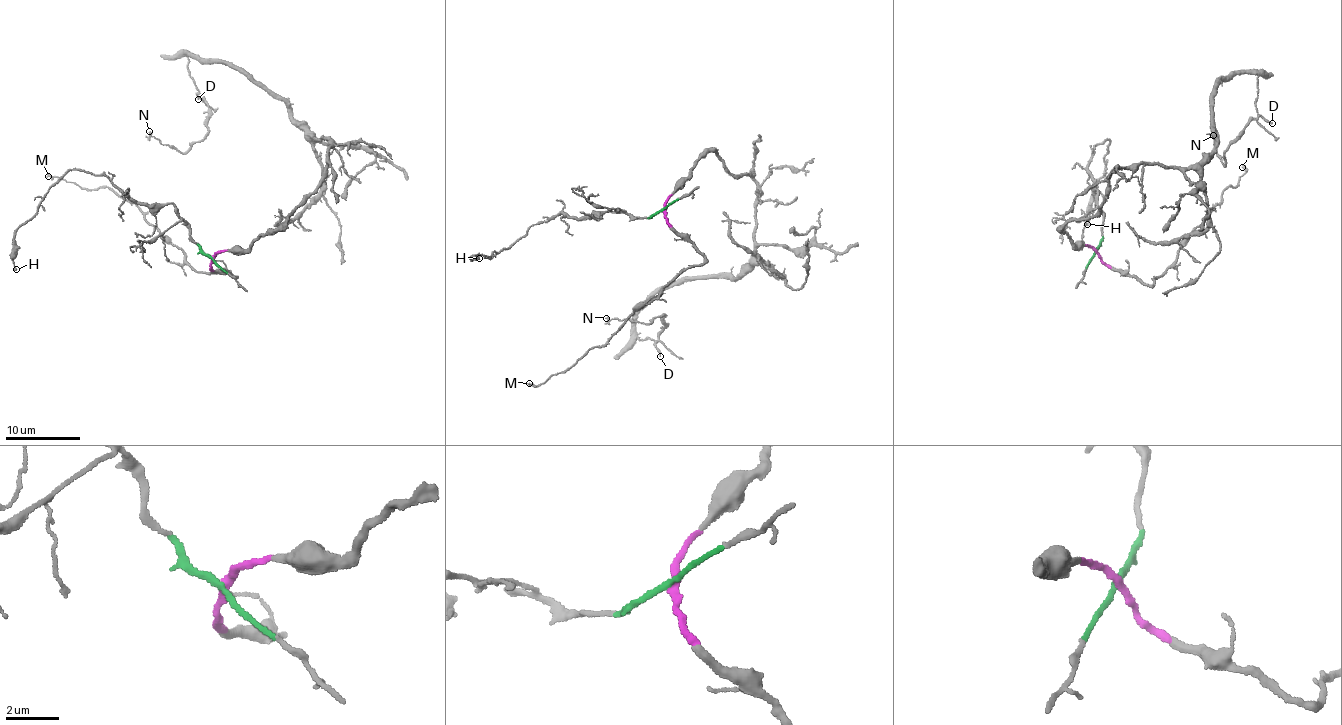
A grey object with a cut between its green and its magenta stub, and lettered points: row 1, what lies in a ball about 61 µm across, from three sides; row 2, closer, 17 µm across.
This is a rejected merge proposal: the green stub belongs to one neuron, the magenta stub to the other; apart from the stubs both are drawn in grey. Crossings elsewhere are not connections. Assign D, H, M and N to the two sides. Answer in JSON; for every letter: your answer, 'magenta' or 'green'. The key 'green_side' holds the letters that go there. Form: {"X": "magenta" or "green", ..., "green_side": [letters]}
{"D": "magenta", "H": "green", "M": "magenta", "N": "magenta", "green_side": ["H"]}

